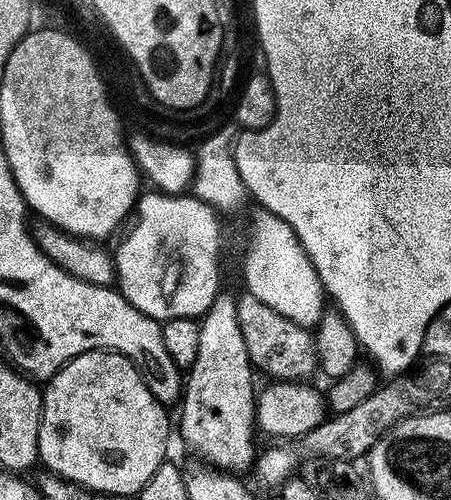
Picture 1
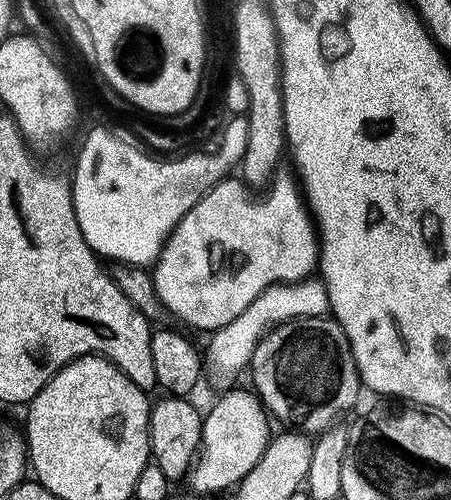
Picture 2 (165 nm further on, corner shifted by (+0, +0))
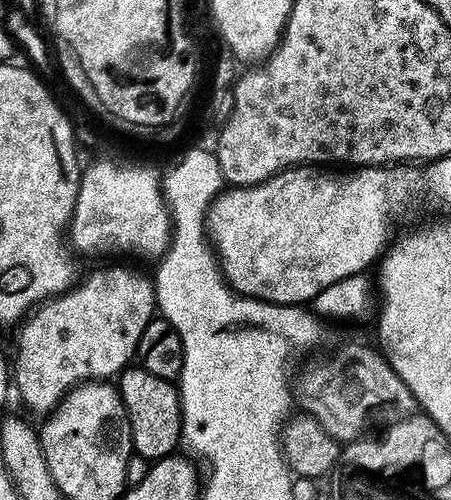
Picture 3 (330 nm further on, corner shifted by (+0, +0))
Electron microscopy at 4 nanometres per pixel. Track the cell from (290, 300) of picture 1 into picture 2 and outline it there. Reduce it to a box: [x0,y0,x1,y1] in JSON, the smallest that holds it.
[202,278,329,390]

